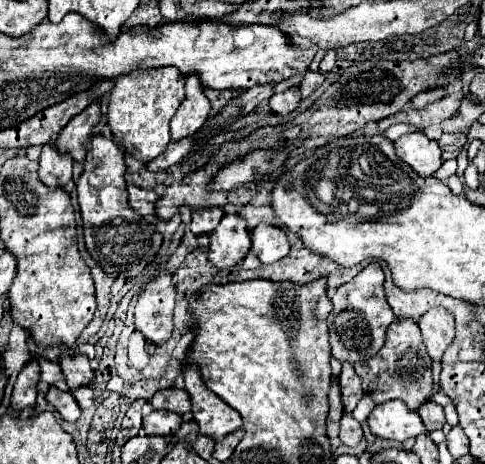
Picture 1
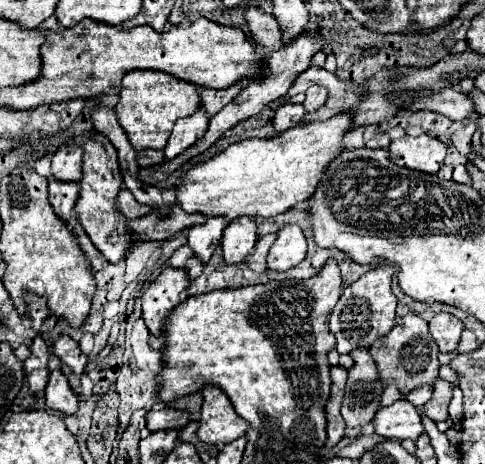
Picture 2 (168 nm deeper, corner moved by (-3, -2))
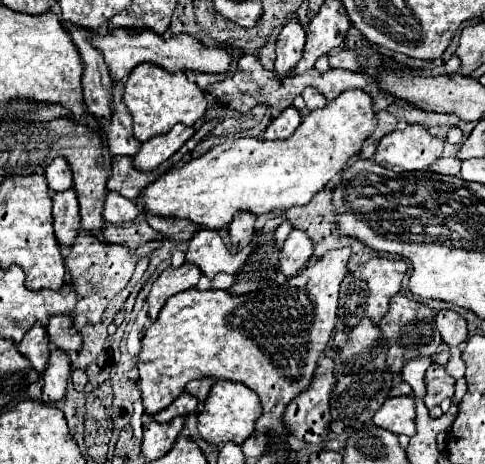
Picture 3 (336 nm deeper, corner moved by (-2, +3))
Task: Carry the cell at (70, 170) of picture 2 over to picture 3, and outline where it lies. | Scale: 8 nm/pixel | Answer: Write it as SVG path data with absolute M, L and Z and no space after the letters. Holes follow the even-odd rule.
M63 157L55 159L47 169L45 169L45 177L47 177L47 185L51 191L59 193L59 191L67 191L73 187L73 175L71 169L67 165L67 161Z

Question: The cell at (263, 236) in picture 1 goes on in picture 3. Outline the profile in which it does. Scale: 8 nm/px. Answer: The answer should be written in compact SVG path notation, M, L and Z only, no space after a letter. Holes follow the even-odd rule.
M293 229L281 249L281 257L279 257L281 273L289 279L295 277L303 265L307 267L311 255L313 255L313 241L307 237L307 233Z

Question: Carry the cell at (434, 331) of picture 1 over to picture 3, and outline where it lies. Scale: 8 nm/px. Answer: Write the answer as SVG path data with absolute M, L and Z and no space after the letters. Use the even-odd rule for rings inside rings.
M443 309L437 315L437 329L441 333L441 339L449 345L449 347L459 347L461 343L467 341L467 321L457 313L457 311L449 311Z

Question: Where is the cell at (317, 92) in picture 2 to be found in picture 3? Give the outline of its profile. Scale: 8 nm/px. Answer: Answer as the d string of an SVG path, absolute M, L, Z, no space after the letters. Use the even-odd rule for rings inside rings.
M307 87L301 95L303 95L305 105L307 105L309 111L313 111L313 109L321 109L321 107L327 103L327 99L325 99L315 87Z

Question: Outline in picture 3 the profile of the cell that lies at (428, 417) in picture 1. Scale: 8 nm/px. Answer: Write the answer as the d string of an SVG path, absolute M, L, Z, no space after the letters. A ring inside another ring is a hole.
M433 363L425 371L423 381L425 381L425 389L427 389L423 401L429 409L439 405L445 397L453 397L453 393L455 393L455 379L445 371L443 365Z

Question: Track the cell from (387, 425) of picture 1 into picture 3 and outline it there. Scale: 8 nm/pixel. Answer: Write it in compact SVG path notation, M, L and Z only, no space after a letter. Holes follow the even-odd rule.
M389 397L381 409L373 415L373 423L377 427L389 429L393 433L415 435L415 403L411 397Z

